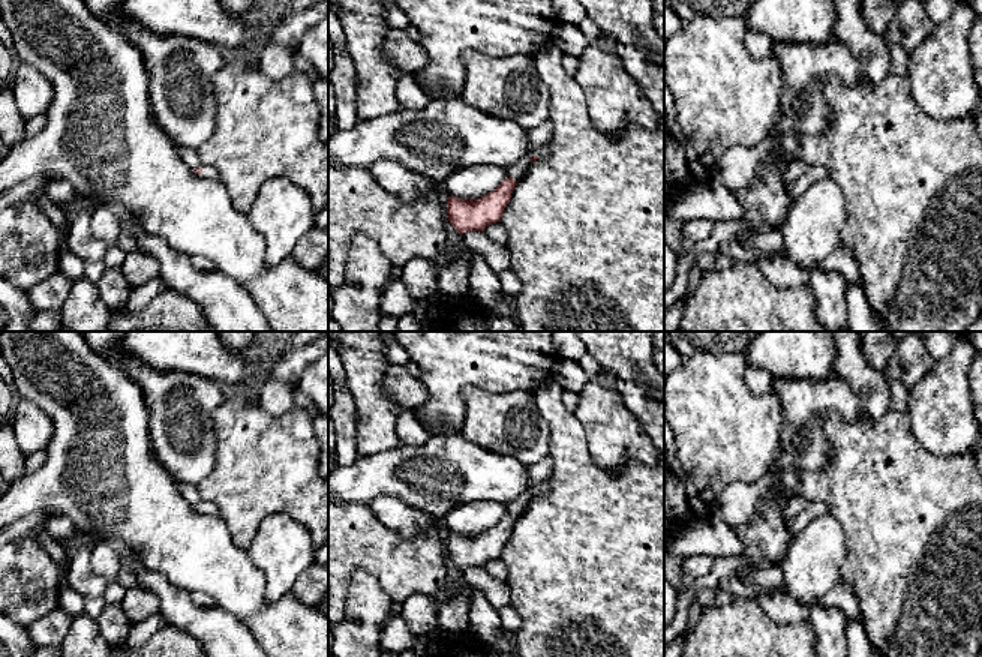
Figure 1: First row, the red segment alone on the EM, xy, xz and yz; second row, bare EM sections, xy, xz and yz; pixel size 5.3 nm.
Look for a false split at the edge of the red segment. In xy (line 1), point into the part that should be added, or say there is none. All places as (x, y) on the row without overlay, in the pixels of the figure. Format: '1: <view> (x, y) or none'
1: xy (209, 507)

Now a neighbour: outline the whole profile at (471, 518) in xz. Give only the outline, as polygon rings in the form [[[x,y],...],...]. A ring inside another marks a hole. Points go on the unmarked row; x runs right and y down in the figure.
[[[465,502],[445,516],[445,528],[460,536],[478,536],[507,514],[504,502]]]

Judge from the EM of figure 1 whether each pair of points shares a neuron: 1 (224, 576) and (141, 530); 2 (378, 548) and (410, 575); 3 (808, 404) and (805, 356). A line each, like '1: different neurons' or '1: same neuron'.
1: same neuron
2: same neuron
3: different neurons

